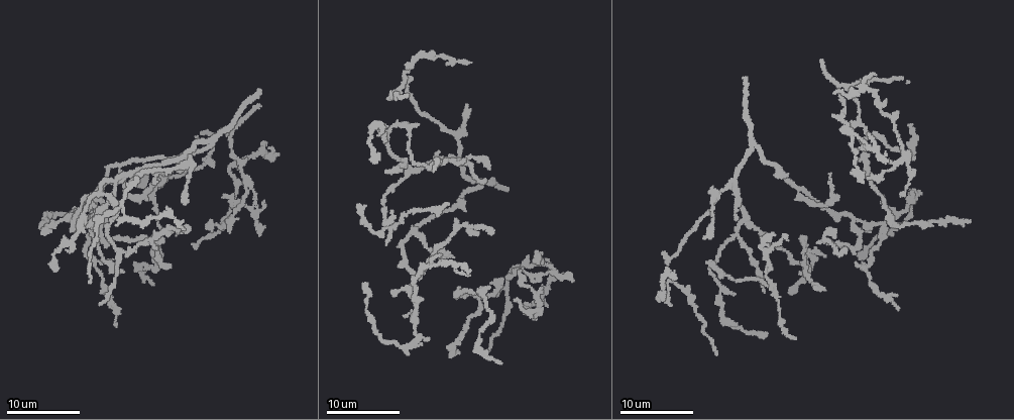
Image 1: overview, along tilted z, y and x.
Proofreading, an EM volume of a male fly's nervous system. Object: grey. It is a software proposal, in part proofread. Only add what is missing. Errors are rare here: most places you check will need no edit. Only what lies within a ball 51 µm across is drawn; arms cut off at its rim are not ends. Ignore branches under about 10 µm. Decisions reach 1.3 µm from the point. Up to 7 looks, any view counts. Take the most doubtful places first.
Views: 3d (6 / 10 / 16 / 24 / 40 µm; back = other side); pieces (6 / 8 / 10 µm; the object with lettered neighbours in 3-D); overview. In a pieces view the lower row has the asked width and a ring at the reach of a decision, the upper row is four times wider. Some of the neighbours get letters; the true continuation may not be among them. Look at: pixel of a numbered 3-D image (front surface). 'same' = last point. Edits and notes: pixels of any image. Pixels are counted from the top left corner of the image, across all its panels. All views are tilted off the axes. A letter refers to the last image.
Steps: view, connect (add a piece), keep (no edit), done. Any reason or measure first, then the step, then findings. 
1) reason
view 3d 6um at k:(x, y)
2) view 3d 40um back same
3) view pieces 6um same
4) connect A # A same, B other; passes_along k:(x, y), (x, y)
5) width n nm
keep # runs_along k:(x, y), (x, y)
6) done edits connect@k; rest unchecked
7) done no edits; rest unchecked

end of a long branch
view pieces 10um at 1:(714, 354)

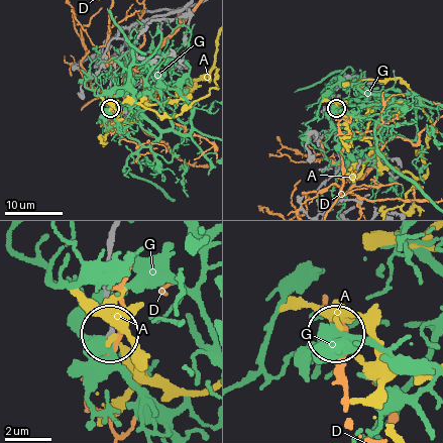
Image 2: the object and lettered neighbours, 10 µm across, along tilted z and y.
keep # A other, D other, G other; none of them fits

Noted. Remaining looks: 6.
free end
view pieces 8um at 1:(902, 195)

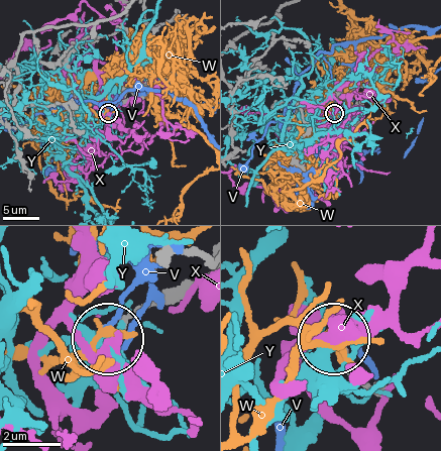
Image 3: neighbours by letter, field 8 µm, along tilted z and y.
keep # V other, W other, X other, Y other; no lettered piece goes on from it

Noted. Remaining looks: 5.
an open end
view pieces 10um at 1:(910, 125)

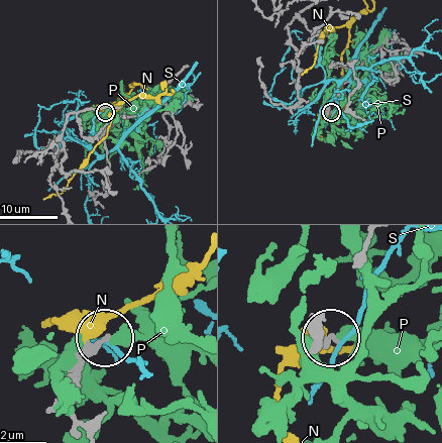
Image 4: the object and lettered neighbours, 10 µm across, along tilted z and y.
keep # N other, P other, S other; no lettered piece goes on from it

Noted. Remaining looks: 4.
done no edits; rest unchecked

